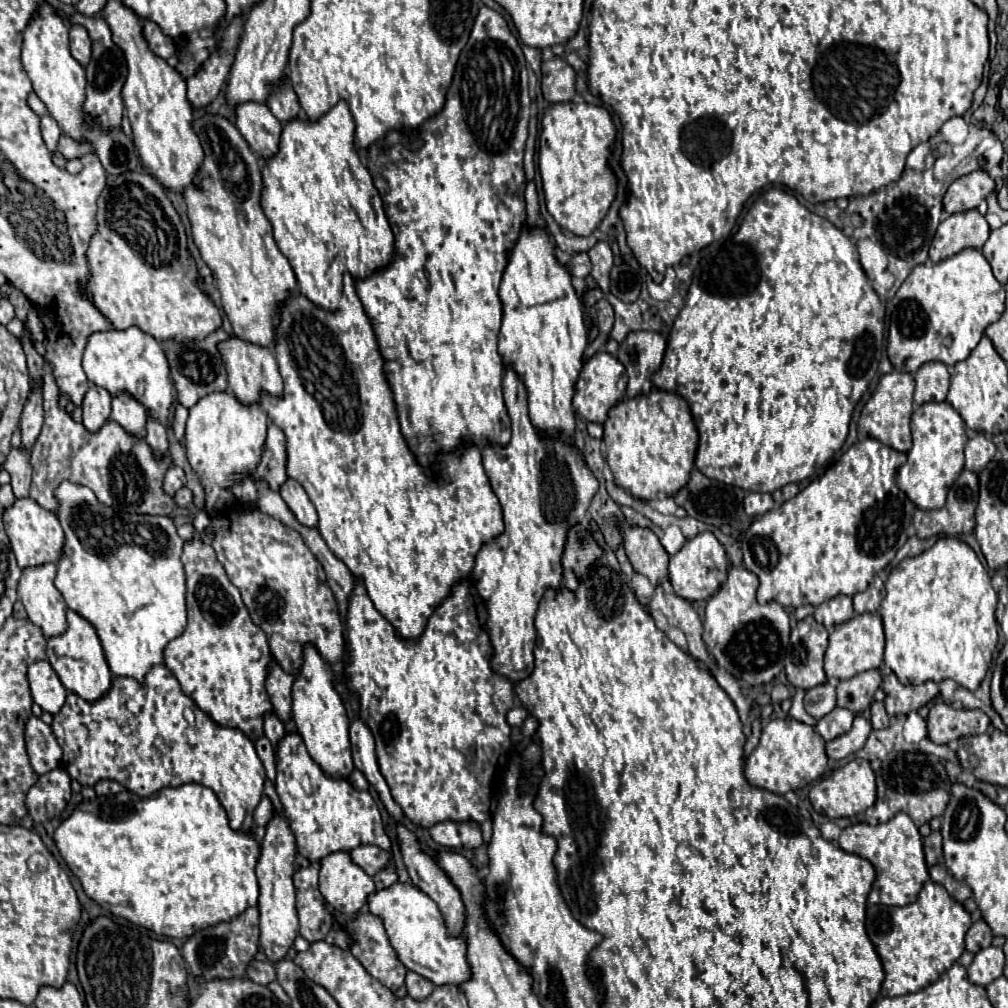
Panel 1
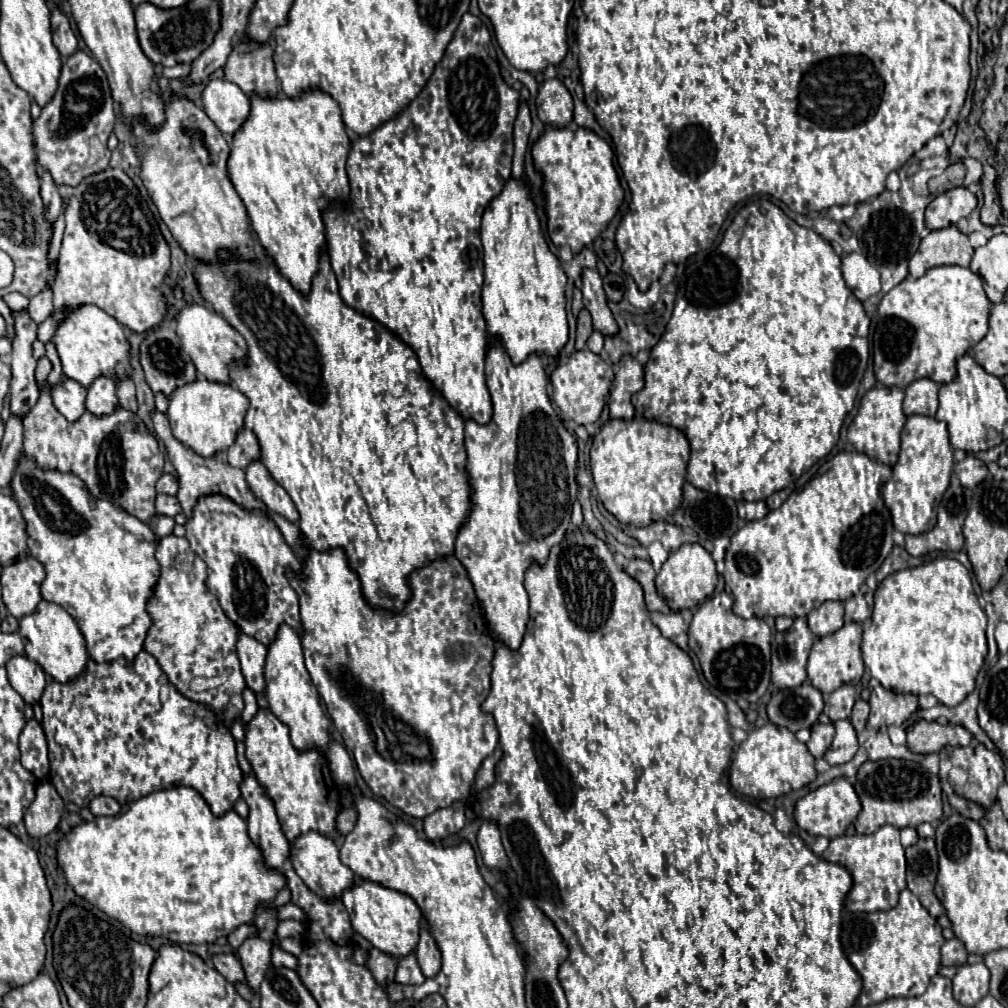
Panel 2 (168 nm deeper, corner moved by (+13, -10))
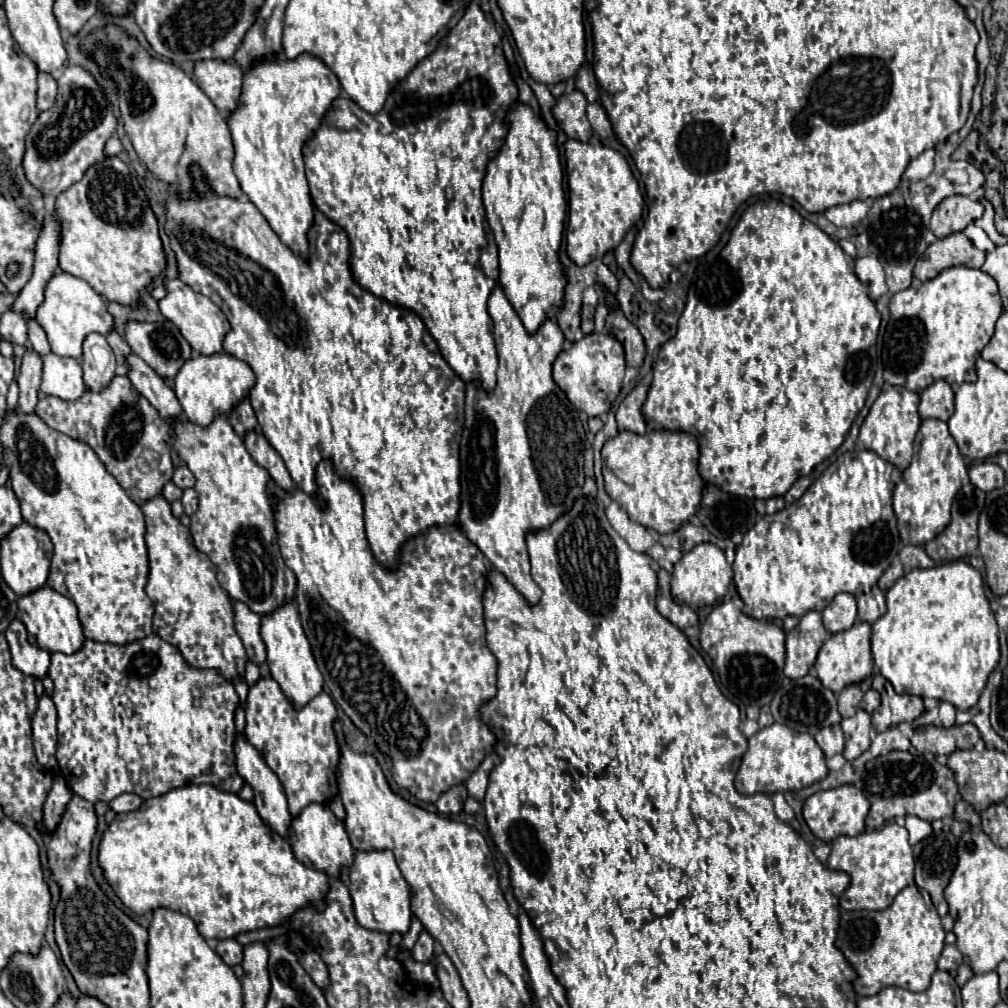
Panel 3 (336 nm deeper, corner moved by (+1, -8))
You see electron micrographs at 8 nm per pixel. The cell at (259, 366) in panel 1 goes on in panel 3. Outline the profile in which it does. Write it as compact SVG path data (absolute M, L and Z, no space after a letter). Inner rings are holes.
M178 278L164 280L164 286L166 286L168 294L162 300L158 300L158 308L160 308L162 316L180 330L180 334L188 340L188 344L192 346L194 352L200 352L200 354L222 352L220 338L224 338L224 330L228 330L228 322L224 322L224 318L220 318L220 310L216 310L216 306L212 306L212 300L202 294L196 294L188 284L180 282Z

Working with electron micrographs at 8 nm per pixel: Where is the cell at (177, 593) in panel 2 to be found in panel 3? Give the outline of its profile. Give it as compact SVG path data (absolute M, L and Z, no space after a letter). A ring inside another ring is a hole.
M162 494L146 500L142 506L144 520L146 520L146 548L148 548L148 560L150 560L150 574L148 574L148 584L146 584L146 594L154 602L154 634L164 638L166 642L174 644L182 656L196 668L218 668L224 678L230 682L236 676L244 676L244 666L246 666L246 652L244 646L234 630L232 622L232 604L230 596L220 588L216 580L216 566L210 562L210 558L202 552L196 550L192 544L190 530L180 524L180 520L172 514L170 504Z

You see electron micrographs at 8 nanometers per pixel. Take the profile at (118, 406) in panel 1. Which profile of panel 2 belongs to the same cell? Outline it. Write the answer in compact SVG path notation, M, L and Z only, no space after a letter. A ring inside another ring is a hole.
M108 378L96 380L92 388L88 388L86 408L94 416L108 416L118 408L118 396L116 396L116 382Z

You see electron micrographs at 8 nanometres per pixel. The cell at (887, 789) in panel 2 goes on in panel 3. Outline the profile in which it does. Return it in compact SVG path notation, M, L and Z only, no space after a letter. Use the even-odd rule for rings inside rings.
M888 752L866 764L864 796L872 804L866 816L866 826L874 830L888 820L904 818L906 814L914 814L928 822L952 816L956 794L956 780L948 766L942 766L936 760L920 754L914 756L910 752Z

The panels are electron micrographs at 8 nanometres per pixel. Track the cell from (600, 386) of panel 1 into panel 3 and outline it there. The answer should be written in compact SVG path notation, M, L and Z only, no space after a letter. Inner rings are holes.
M586 334L568 350L562 350L558 354L552 374L554 382L564 390L568 400L578 410L584 410L588 416L600 416L608 412L610 404L620 392L624 378L624 348L612 334Z

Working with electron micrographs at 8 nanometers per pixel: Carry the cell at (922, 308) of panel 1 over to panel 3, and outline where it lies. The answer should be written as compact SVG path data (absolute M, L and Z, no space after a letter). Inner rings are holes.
M968 266L948 268L918 288L894 294L882 348L884 380L914 392L922 392L936 380L946 380L948 384L976 382L974 362L992 338L1000 314L1002 300L996 280Z

